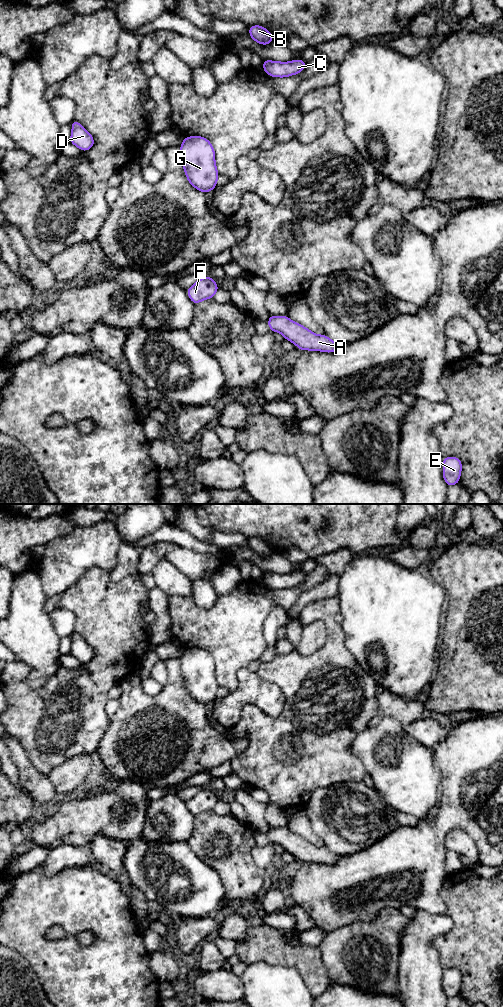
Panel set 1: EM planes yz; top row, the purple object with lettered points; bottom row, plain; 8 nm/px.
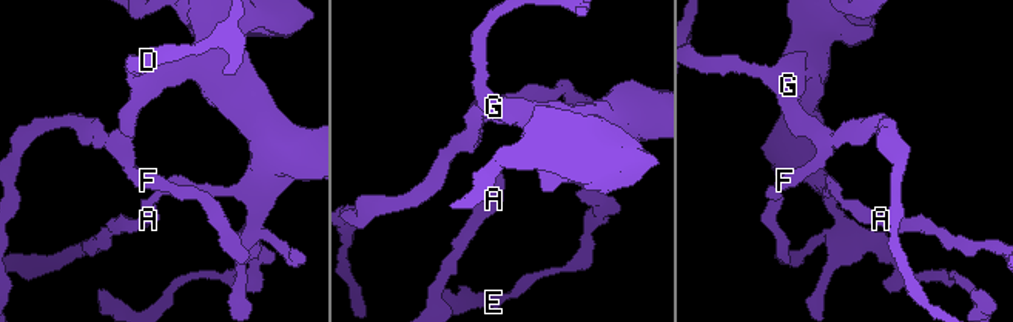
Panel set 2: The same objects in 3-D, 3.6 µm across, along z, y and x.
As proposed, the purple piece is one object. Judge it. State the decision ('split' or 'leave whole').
leave whole

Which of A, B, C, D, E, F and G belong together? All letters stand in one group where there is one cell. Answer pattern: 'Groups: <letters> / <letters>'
Groups: A B C D E F G

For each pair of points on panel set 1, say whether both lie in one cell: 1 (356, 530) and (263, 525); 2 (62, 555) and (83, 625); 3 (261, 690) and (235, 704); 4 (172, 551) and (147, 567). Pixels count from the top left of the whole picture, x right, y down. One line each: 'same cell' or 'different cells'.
1: same cell
2: different cells
3: same cell
4: same cell

